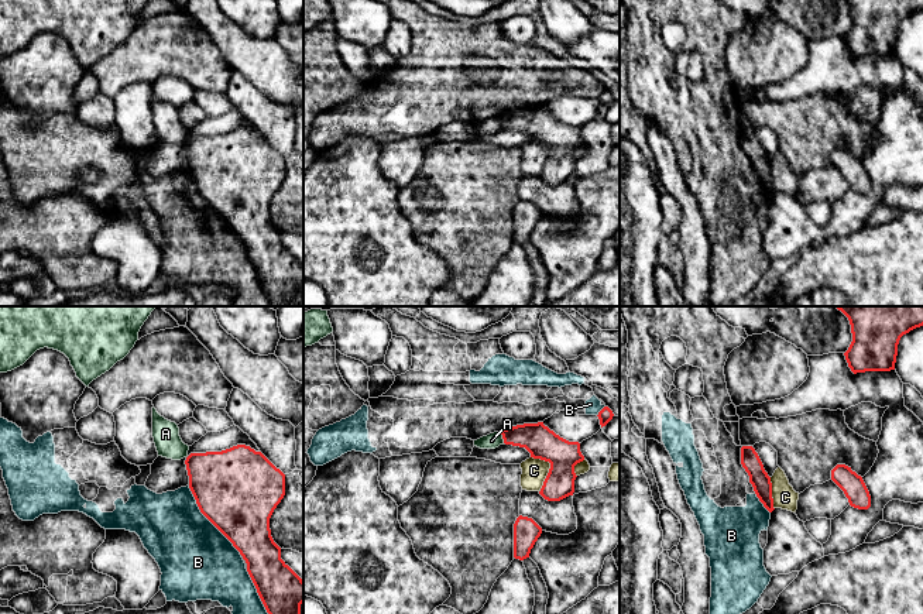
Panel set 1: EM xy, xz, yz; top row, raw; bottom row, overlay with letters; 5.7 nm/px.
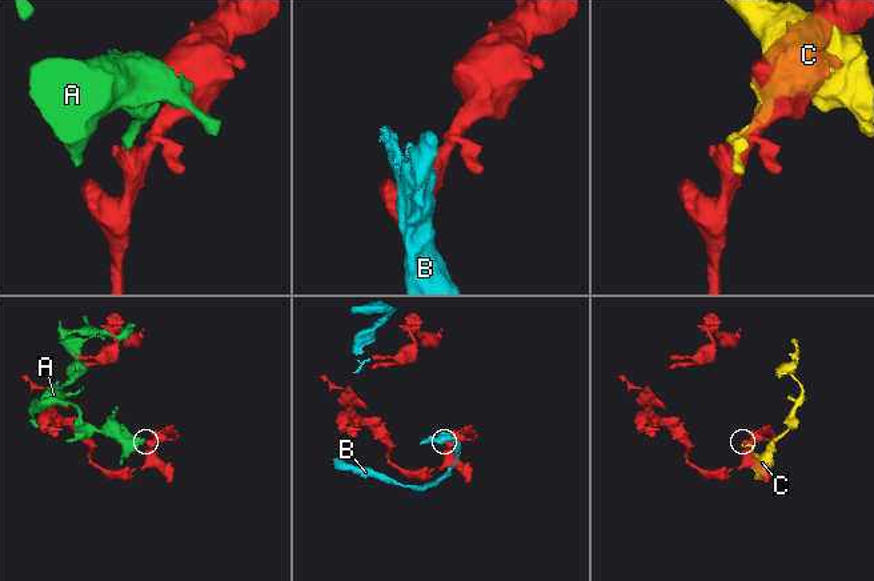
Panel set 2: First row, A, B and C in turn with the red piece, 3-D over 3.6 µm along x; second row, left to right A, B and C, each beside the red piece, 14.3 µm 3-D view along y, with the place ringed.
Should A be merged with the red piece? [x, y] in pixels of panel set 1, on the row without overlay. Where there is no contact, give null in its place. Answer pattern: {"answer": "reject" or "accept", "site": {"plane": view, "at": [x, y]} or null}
{"answer": "reject", "site": {"plane": "xz", "at": [503, 122]}}

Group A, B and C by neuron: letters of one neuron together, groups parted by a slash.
A / B / C

